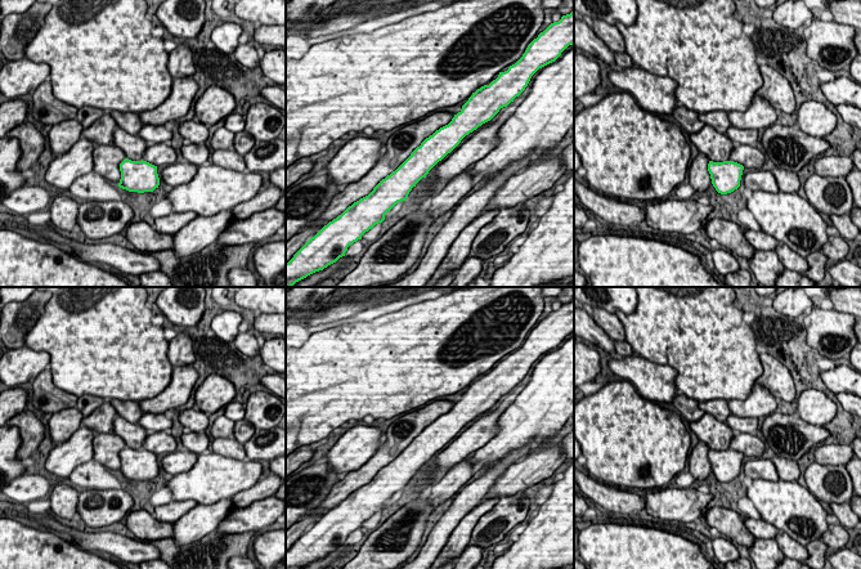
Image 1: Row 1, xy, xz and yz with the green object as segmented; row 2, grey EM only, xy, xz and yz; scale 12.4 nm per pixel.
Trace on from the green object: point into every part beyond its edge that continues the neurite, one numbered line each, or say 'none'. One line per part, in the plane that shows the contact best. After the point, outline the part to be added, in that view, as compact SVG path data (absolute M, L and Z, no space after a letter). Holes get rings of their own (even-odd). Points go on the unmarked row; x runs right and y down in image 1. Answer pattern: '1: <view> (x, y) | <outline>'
none

